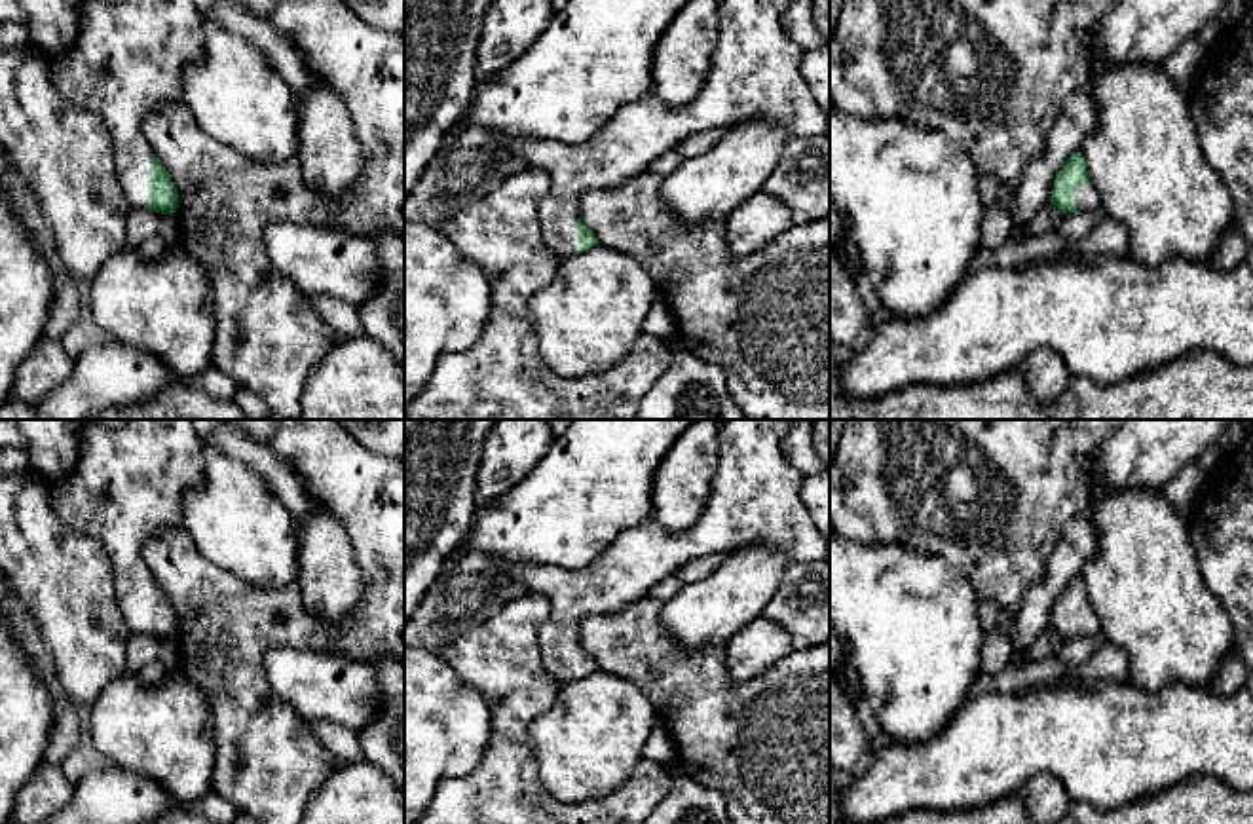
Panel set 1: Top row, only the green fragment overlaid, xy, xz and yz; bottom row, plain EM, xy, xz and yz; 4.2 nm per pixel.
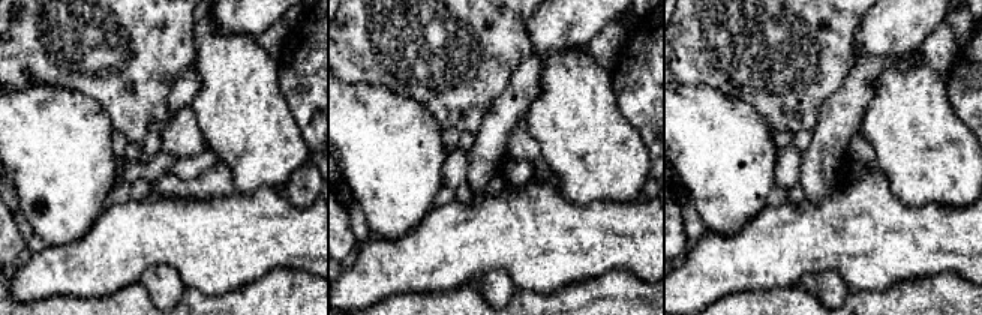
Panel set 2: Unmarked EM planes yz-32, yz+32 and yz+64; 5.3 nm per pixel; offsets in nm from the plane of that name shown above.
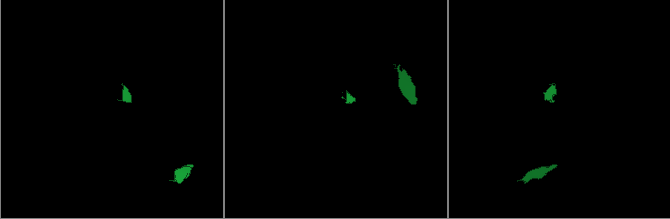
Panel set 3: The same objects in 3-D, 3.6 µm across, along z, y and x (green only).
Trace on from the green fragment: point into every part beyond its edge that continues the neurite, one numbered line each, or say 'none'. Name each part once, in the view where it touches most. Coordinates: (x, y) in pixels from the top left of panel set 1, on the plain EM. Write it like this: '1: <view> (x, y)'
1: xy (130, 483)

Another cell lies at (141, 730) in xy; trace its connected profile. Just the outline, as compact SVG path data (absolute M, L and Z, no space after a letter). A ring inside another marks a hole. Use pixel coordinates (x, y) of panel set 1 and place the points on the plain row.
M180 670L154 687L125 672L95 699L89 735L112 767L156 780L178 805L197 805L213 790L216 750L209 718L205 697Z

